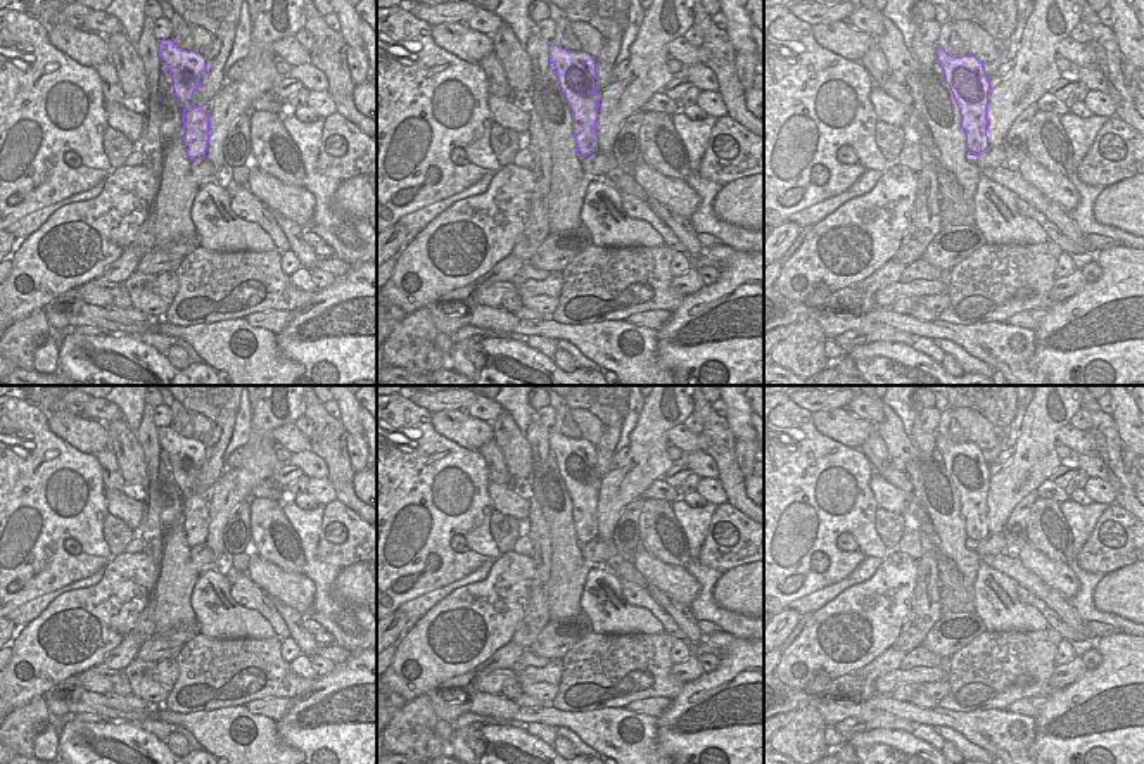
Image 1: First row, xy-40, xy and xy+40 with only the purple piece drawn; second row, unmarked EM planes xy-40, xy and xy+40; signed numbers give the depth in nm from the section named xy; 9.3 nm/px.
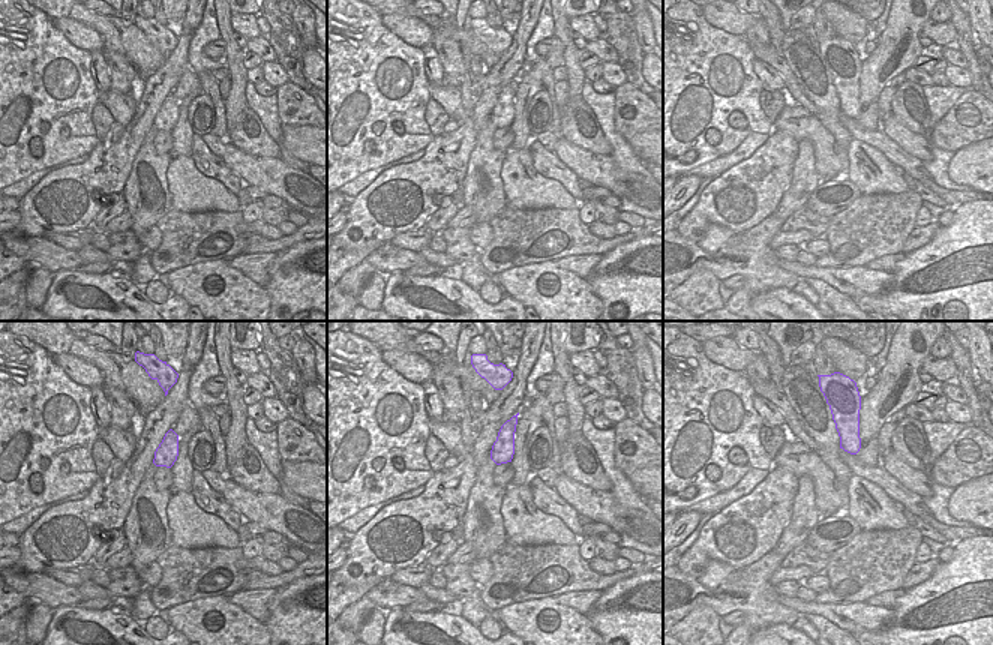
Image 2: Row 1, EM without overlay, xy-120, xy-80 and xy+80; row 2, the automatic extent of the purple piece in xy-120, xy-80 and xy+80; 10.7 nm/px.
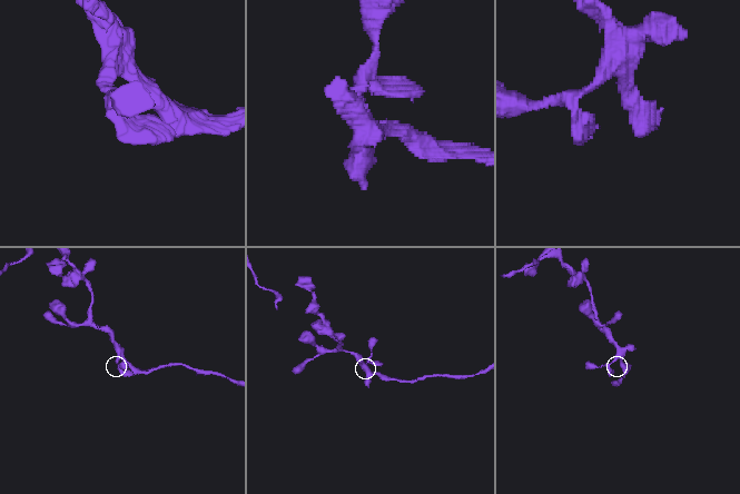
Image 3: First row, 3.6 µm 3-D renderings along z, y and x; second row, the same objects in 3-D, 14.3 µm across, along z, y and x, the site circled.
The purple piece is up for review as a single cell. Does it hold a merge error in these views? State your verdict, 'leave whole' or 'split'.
leave whole

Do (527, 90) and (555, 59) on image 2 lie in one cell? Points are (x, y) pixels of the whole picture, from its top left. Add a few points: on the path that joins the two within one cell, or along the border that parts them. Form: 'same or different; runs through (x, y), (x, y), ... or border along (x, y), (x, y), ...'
same; runs through (530, 81), (546, 65)

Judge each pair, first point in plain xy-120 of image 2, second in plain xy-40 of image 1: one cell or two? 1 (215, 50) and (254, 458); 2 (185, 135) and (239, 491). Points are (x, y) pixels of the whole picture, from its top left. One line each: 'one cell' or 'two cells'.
1: two cells
2: one cell

